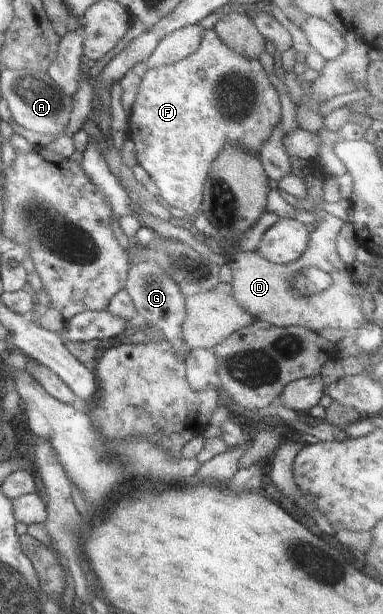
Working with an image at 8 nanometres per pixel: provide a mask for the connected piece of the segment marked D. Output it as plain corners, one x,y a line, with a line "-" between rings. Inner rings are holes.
316,207
315,230
310,233
306,250
290,264
272,264
265,256
256,252
232,252
226,258
228,268
232,270
232,292
236,302
255,319
263,320
271,325
289,327
292,325
310,328
315,333
324,328
340,328
349,332
356,331
363,325
361,291
352,282
352,272
340,260
336,250
336,237
342,228
342,219
-
316,267
327,272
332,278
332,286
324,292
312,296
300,296
292,284
292,276
302,272
304,268

